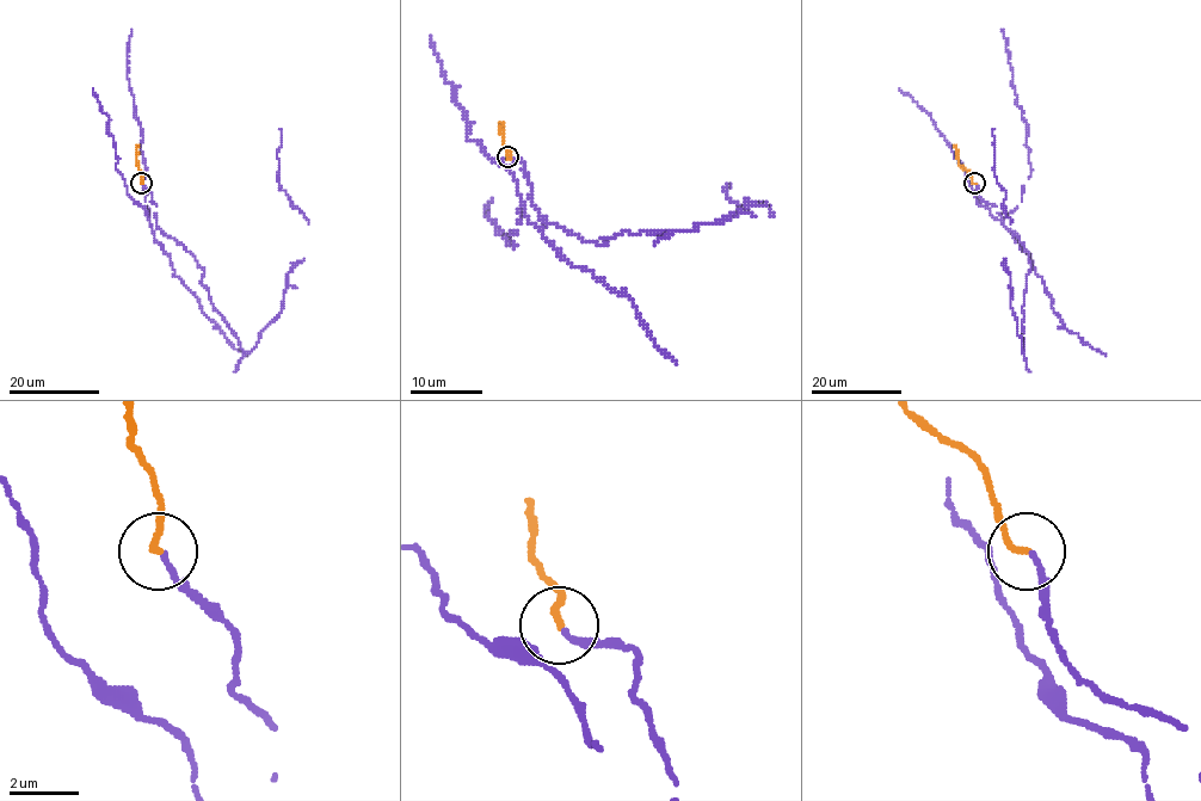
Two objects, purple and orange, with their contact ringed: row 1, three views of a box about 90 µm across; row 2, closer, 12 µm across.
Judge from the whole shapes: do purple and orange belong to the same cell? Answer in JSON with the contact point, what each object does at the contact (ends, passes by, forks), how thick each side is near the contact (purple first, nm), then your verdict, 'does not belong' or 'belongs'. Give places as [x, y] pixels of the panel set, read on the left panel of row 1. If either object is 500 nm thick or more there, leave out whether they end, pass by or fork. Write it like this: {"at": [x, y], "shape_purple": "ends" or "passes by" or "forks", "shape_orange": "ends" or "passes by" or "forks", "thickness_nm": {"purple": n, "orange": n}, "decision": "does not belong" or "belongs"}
{"at": [141, 183], "shape_purple": "ends", "shape_orange": "ends", "thickness_nm": {"purple": 170, "orange": 190}, "decision": "belongs"}

